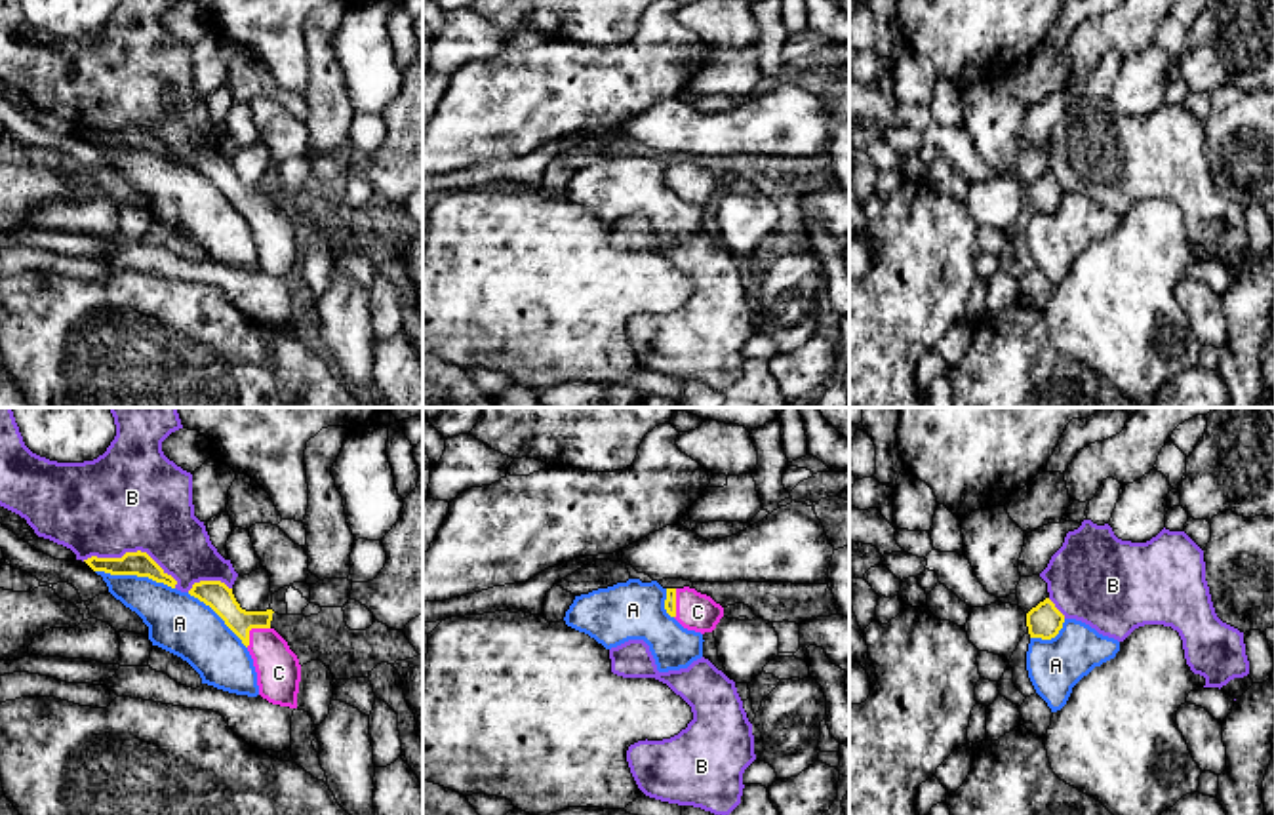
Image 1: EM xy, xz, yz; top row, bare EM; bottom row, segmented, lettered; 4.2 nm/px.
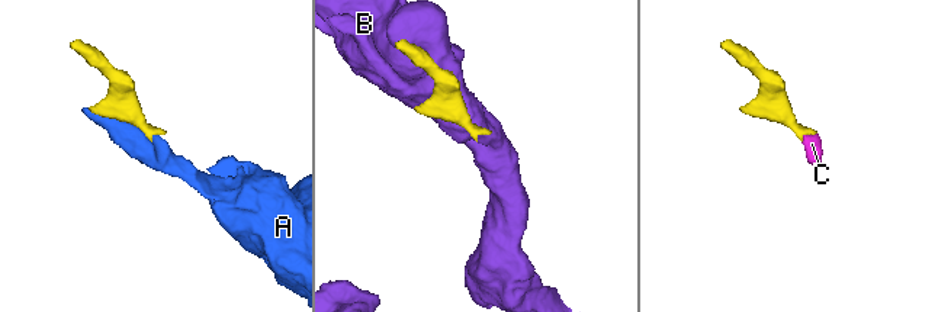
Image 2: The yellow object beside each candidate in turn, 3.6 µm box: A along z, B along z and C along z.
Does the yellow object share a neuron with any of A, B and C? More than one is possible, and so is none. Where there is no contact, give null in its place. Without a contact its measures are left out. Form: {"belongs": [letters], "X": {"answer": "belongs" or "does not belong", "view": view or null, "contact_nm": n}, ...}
{"belongs": ["C"], "A": {"answer": "does not belong", "view": "xy", "contact_nm": 340}, "B": {"answer": "does not belong", "view": "xy", "contact_nm": 420}, "C": {"answer": "belongs", "view": "xy", "contact_nm": 130}}

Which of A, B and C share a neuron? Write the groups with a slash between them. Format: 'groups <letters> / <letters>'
groups A / B / C

